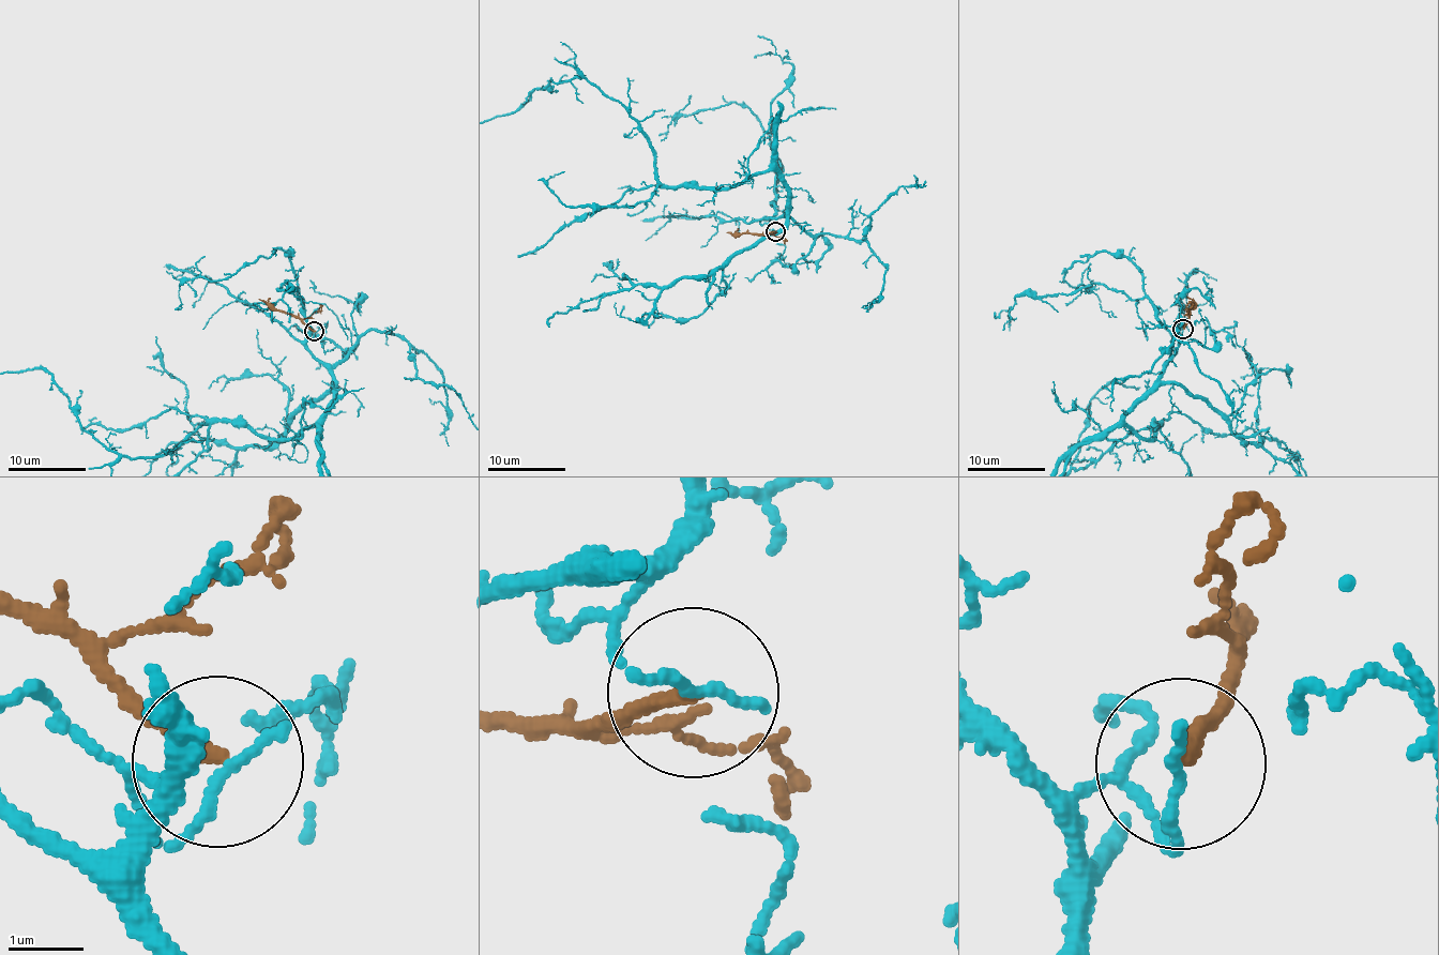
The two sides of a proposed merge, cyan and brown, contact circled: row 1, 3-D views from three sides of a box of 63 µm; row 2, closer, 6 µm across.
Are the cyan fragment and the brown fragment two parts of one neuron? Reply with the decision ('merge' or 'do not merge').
do not merge

